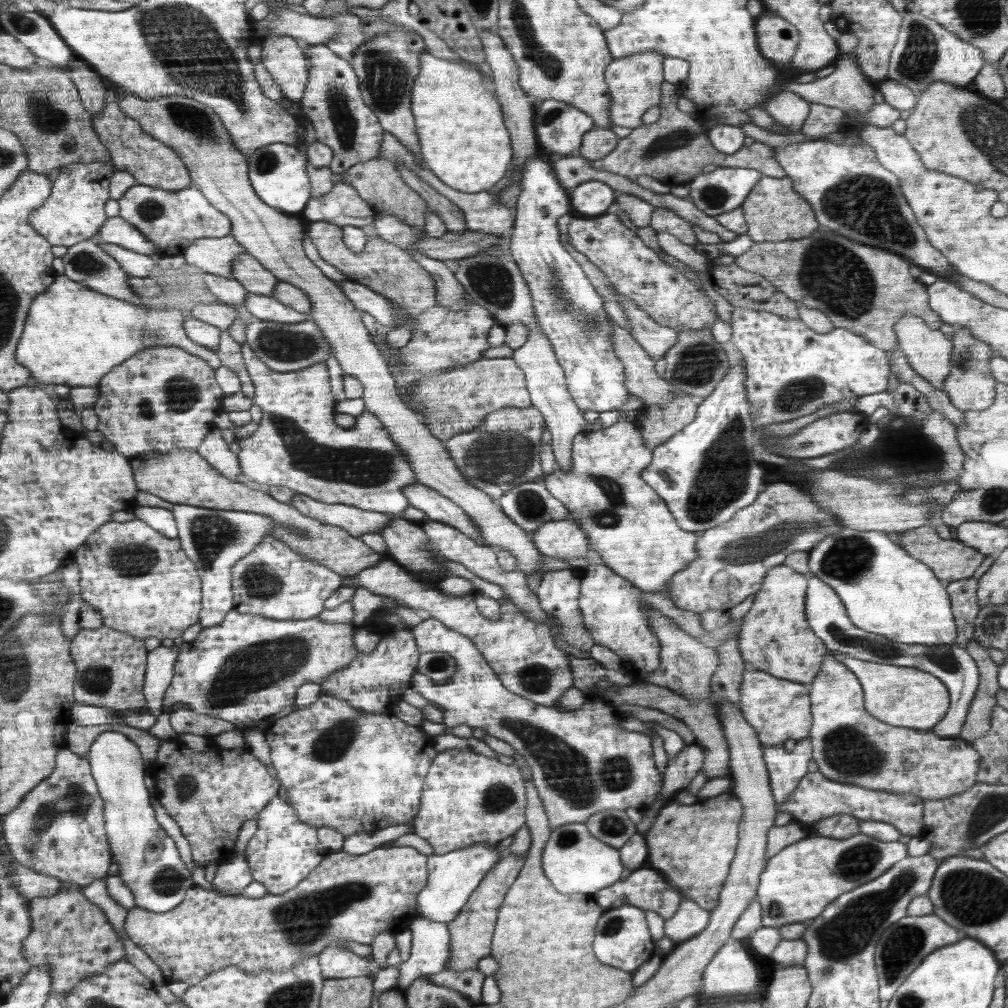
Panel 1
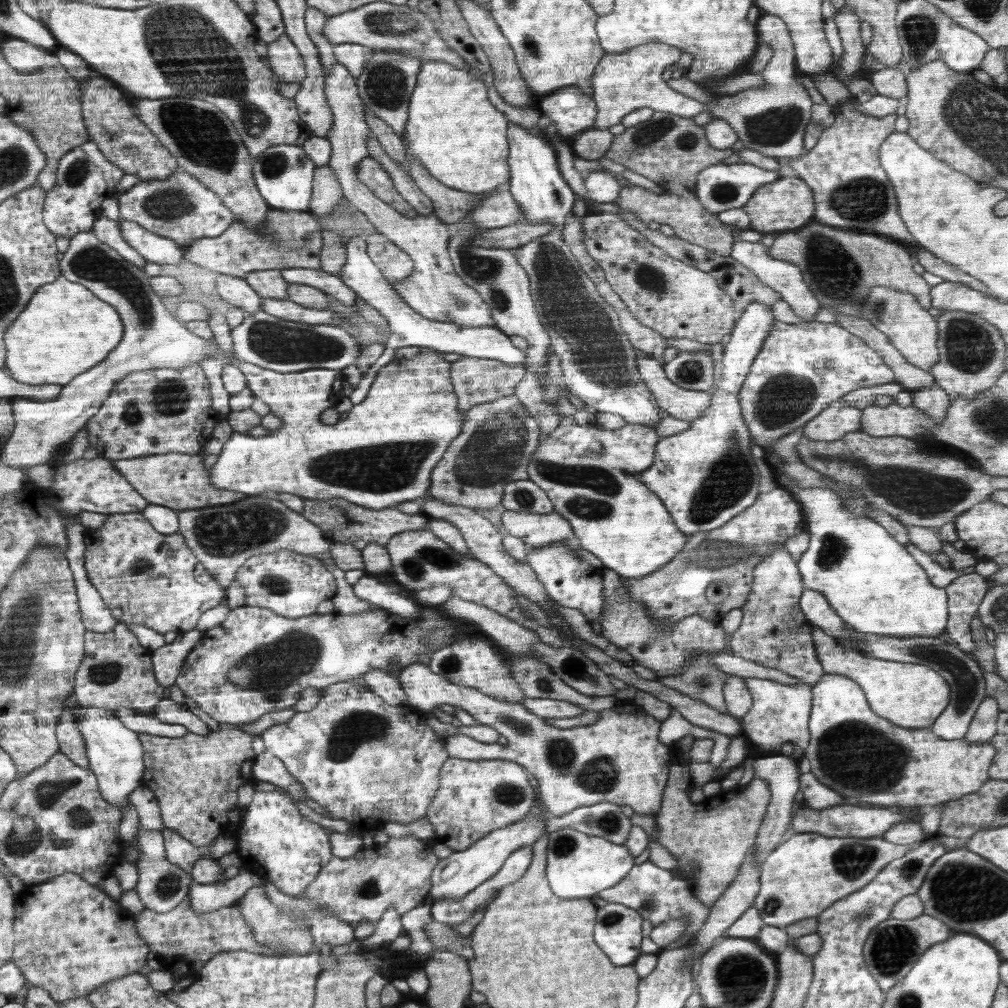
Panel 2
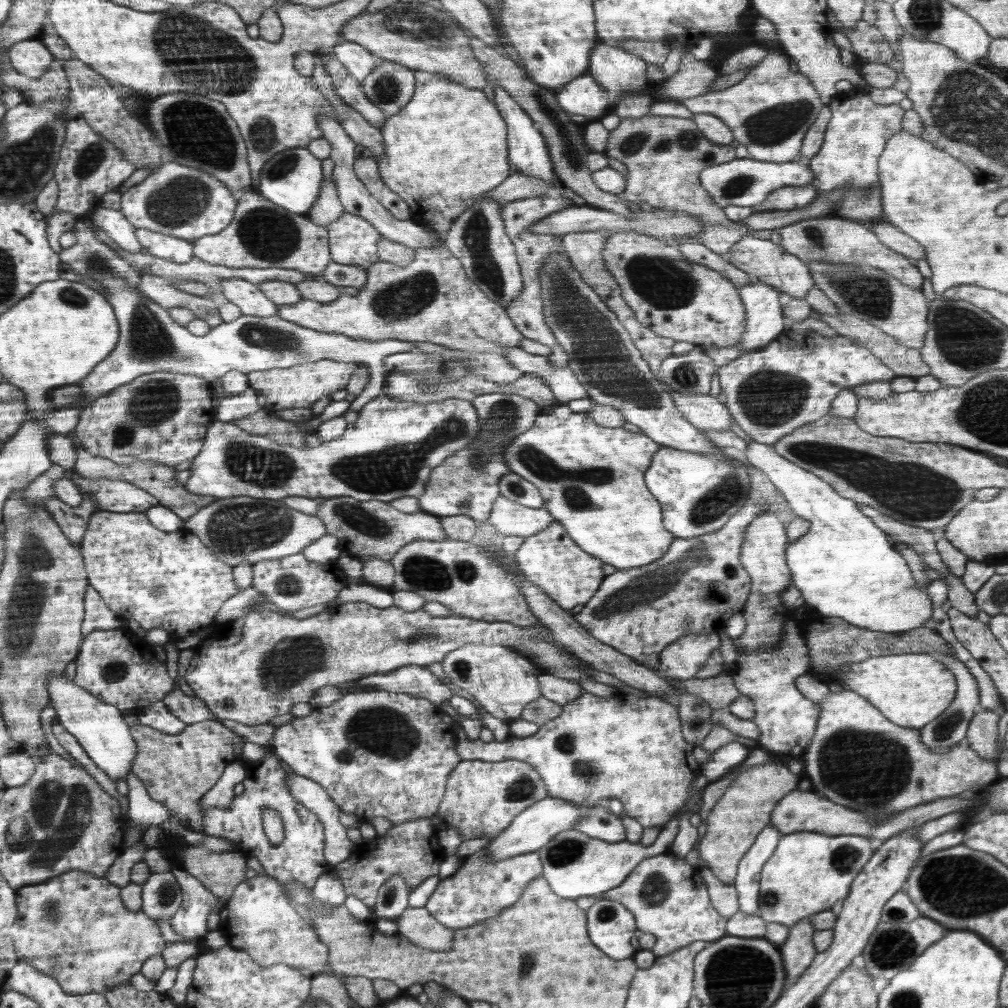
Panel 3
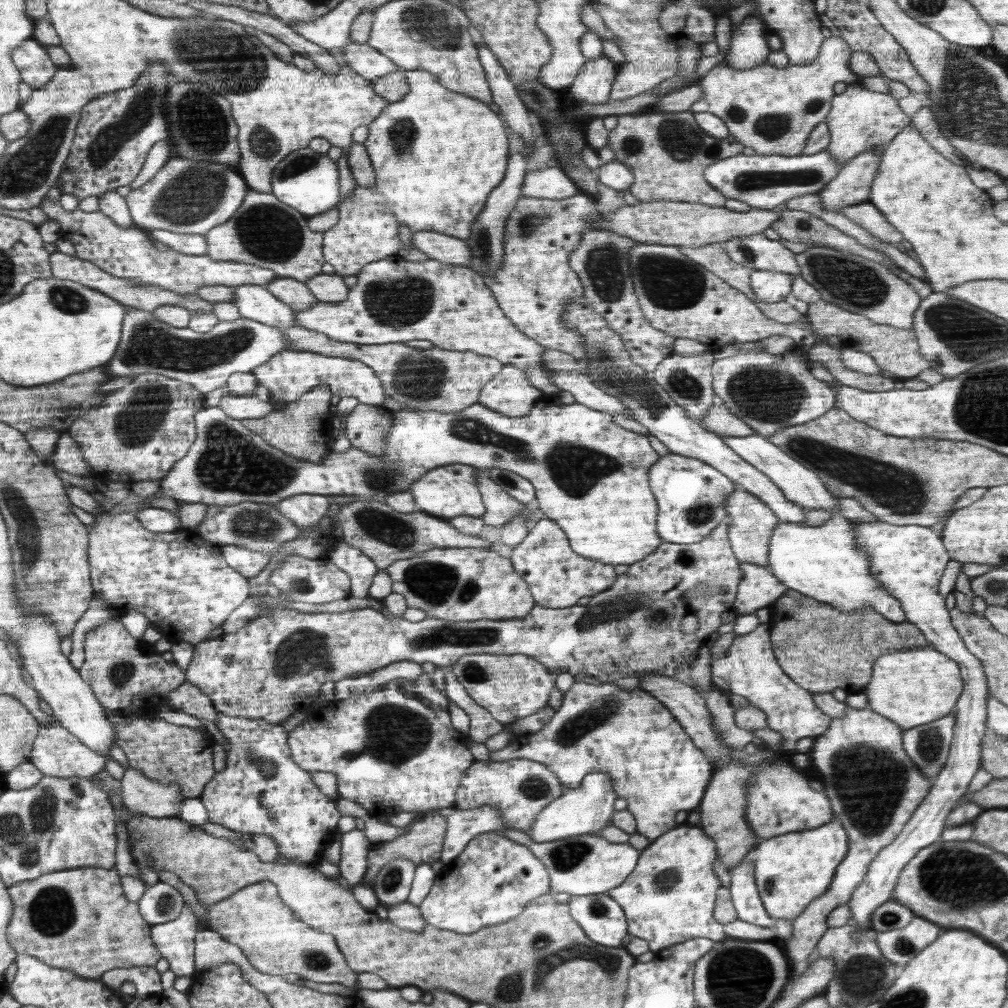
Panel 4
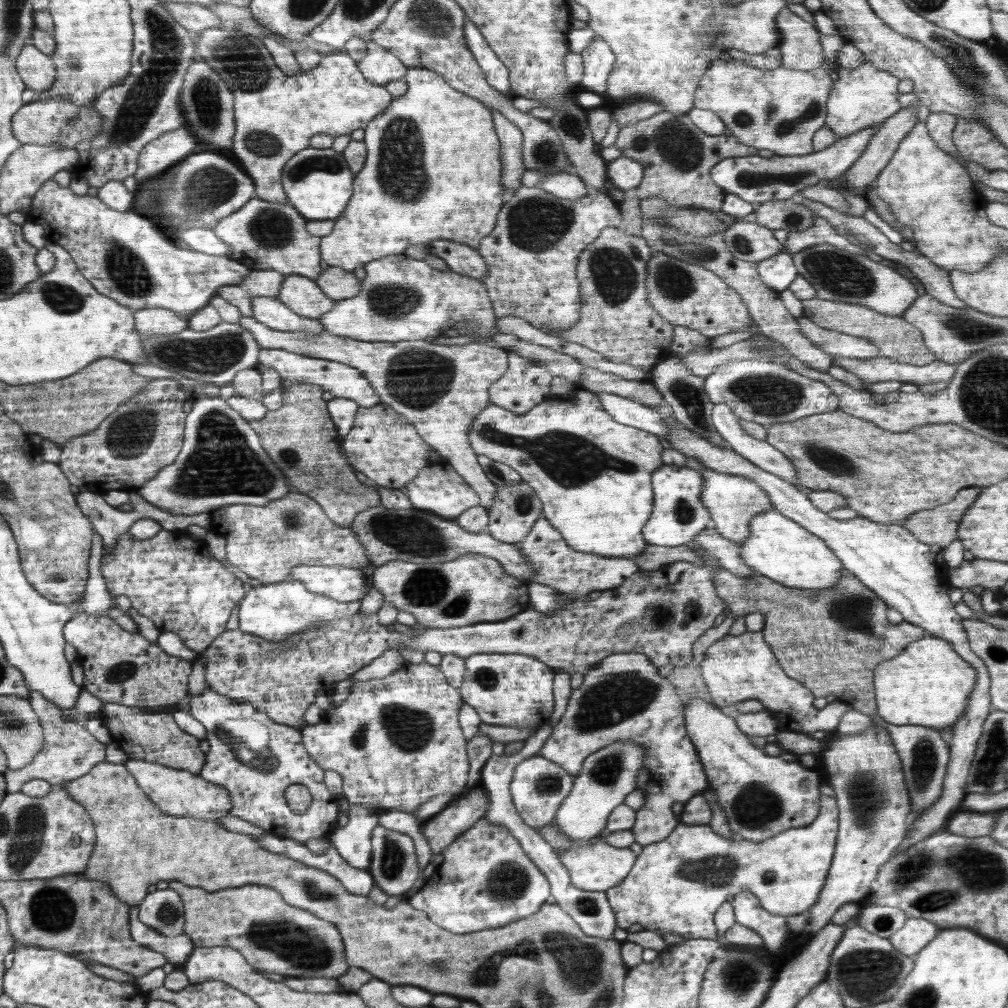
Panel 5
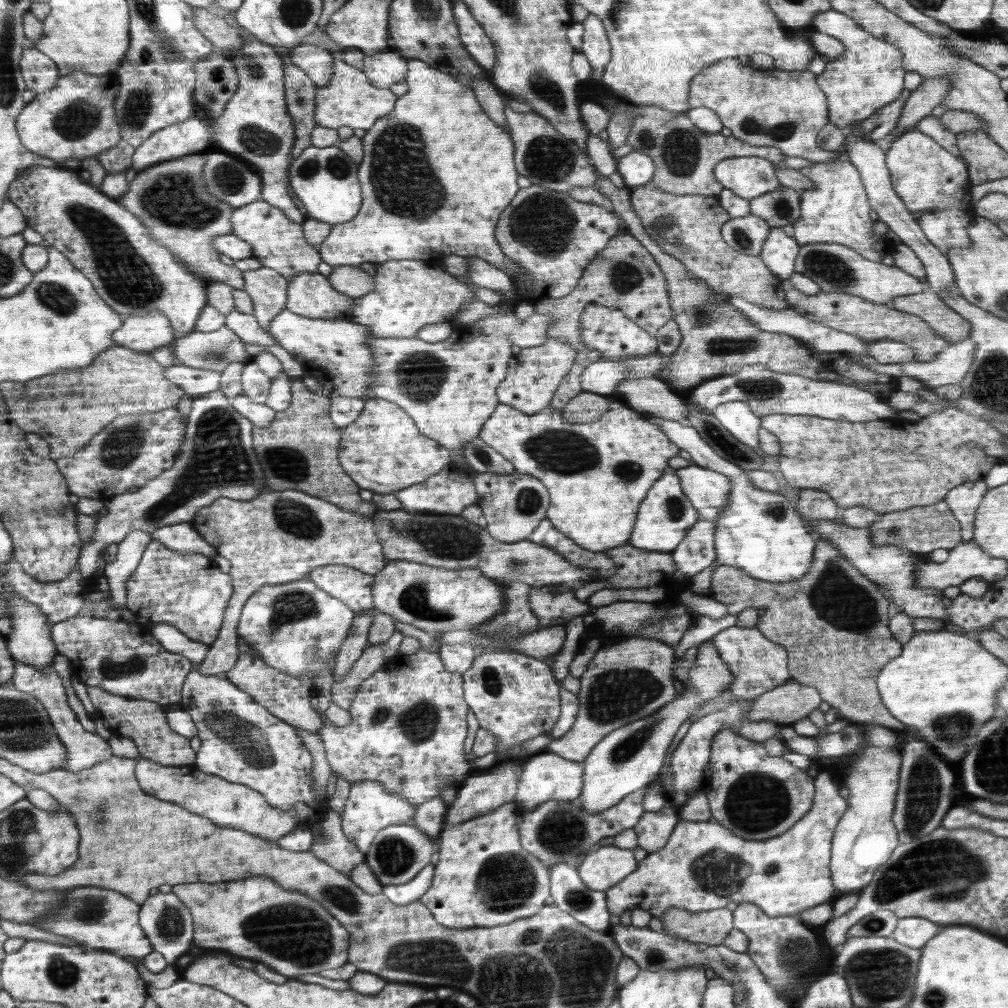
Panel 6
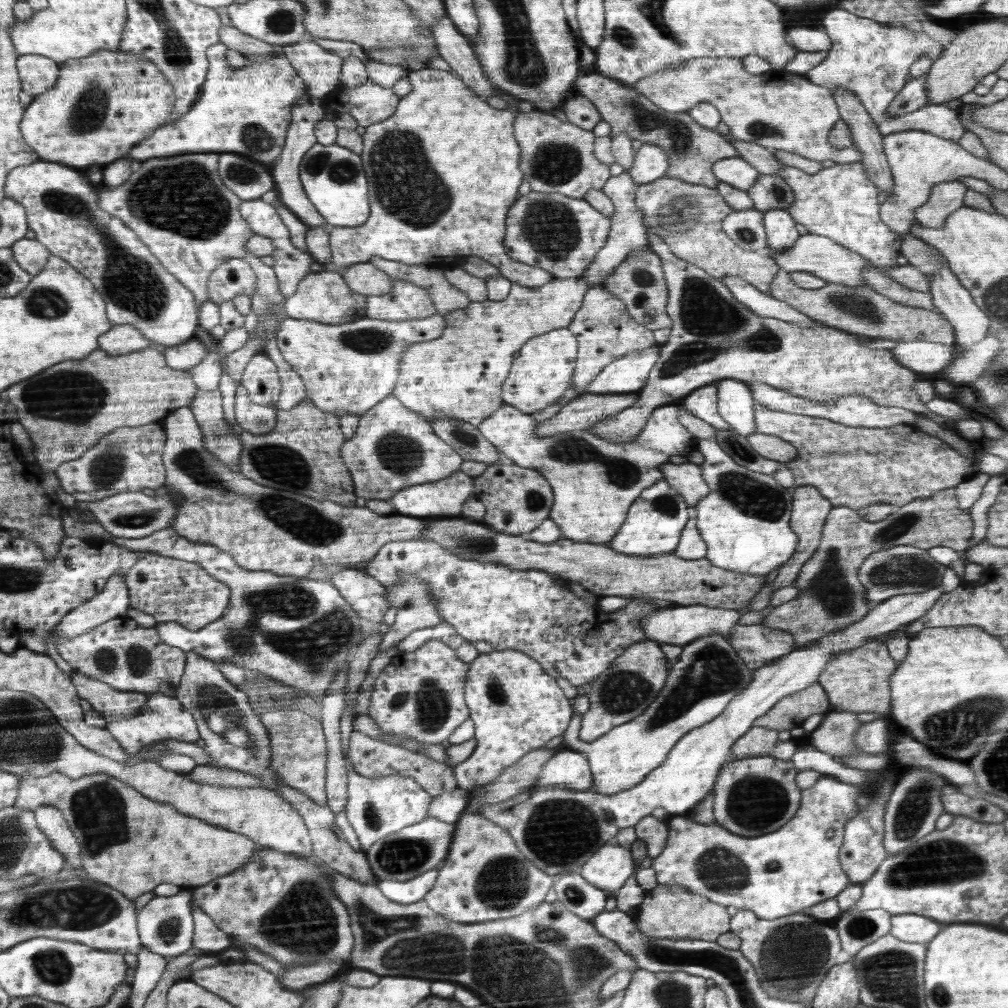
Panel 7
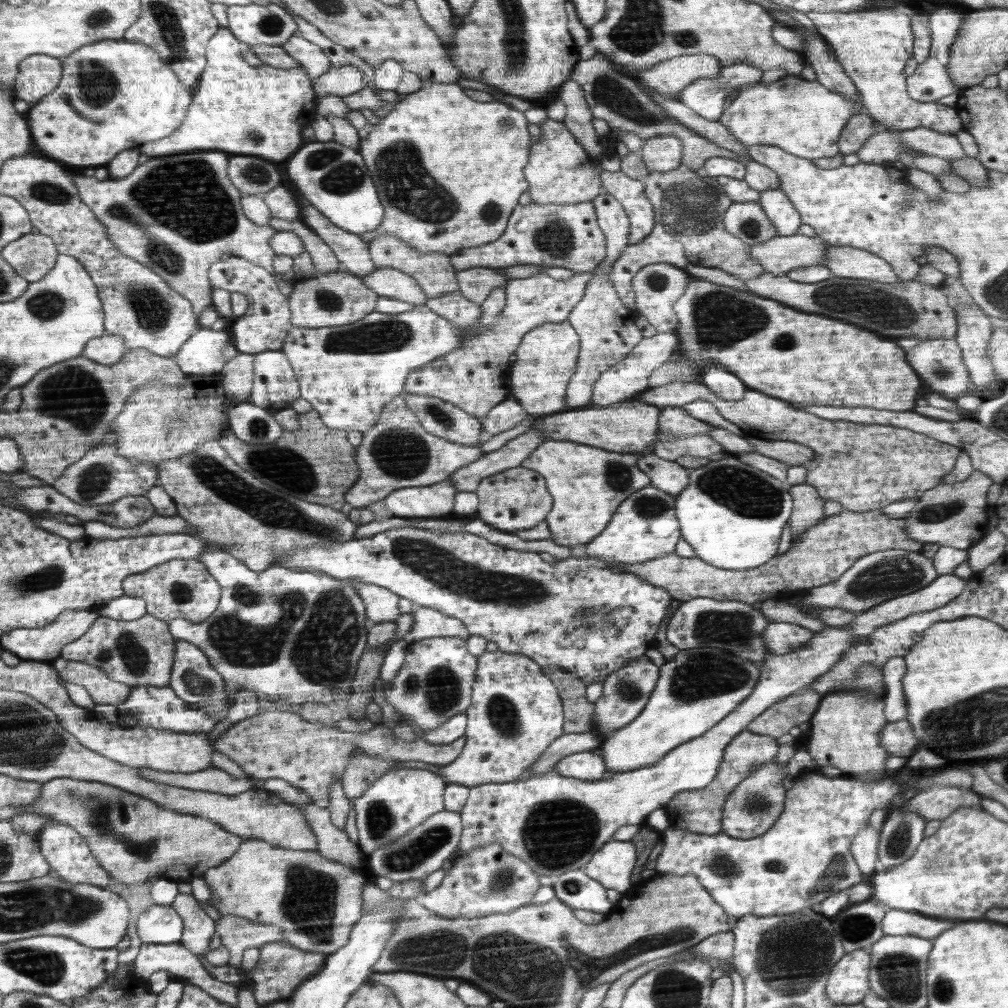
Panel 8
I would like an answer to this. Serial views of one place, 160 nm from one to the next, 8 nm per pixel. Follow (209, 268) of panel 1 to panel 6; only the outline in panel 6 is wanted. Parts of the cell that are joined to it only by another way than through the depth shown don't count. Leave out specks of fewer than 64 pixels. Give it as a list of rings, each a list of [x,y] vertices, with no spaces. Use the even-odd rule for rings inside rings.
[[[259,199],[258,202],[250,204],[250,206],[242,206],[238,208],[238,214],[234,214],[234,226],[238,226],[238,230],[232,227],[232,234],[236,238],[242,238],[242,241],[248,242],[253,248],[253,256],[262,263],[262,267],[272,268],[276,273],[280,273],[284,279],[290,283],[292,279],[301,273],[318,273],[318,266],[322,263],[321,253],[318,247],[306,242],[303,225],[290,220],[285,212],[277,207],[271,206],[270,203]]]

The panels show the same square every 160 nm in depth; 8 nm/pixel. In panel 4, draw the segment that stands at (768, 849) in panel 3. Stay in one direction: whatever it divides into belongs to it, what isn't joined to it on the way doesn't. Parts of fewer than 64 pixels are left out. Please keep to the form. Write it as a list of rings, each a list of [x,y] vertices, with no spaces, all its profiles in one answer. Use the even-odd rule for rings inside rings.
[[[741,862],[731,875],[731,899],[737,918],[744,922],[773,928],[774,919],[766,912],[755,883],[753,862]]]

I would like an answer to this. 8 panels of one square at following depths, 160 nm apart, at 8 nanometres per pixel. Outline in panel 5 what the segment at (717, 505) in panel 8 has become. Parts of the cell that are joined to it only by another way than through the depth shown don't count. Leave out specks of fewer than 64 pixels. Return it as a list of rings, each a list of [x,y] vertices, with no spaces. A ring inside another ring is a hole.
[[[592,392],[602,403],[604,410],[619,423],[633,426],[646,432],[665,438],[671,430],[663,423],[656,409],[644,406],[639,402],[606,392]],[[774,506],[751,518],[750,534],[740,545],[739,555],[752,570],[780,586],[799,589],[831,589],[844,572],[840,559],[828,545],[797,522],[780,514]]]

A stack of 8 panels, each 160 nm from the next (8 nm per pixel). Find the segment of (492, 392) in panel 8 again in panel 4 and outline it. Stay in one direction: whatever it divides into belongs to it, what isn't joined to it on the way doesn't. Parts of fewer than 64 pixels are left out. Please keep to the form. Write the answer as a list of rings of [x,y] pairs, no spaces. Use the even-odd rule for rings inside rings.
[[[292,325],[286,329],[286,337],[294,351],[316,352],[326,356],[353,358],[366,363],[378,375],[386,398],[394,398],[406,410],[435,410],[436,412],[460,412],[479,402],[483,386],[500,371],[502,364],[495,358],[474,351],[444,350],[439,347],[418,350],[403,343],[362,345],[337,342],[324,334],[308,332],[307,328]],[[486,471],[478,473],[476,481],[478,481],[477,487],[482,502],[486,507],[485,513],[481,516],[485,525],[502,528],[510,519],[524,515],[529,520],[529,528],[531,529],[535,520],[541,516],[534,506],[522,504],[502,490],[489,478]]]

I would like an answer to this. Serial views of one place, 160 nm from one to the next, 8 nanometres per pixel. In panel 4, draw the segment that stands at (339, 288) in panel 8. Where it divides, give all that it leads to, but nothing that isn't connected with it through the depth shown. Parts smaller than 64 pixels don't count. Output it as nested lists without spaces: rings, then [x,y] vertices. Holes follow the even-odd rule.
[[[280,277],[266,286],[274,296],[281,299],[294,311],[302,312],[317,305],[317,298],[309,289],[306,282],[294,278]]]

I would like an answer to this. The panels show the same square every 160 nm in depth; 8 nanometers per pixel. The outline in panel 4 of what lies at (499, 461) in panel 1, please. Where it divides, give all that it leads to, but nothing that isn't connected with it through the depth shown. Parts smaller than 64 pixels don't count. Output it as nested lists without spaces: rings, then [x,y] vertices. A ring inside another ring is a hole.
[[[503,365],[501,371],[483,386],[478,403],[504,416],[518,418],[526,416],[541,396],[541,390],[530,382],[523,369]],[[458,463],[439,466],[420,476],[420,480],[416,480],[409,491],[414,497],[418,510],[433,514],[435,517],[445,520],[462,515],[481,517],[486,507],[477,487],[476,475],[483,471],[485,470],[476,466]]]

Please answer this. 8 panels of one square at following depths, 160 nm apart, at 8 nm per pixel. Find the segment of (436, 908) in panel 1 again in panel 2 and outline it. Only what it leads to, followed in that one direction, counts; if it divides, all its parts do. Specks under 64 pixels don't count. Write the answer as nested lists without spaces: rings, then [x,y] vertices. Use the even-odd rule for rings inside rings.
[[[529,813],[522,820],[510,824],[510,826],[489,832],[484,838],[477,840],[463,851],[456,851],[448,858],[439,859],[431,874],[429,892],[431,897],[434,901],[440,899],[458,900],[465,897],[465,894],[492,878],[502,868],[504,861],[510,854],[523,846],[532,846],[545,832],[547,832],[546,824],[540,818]]]

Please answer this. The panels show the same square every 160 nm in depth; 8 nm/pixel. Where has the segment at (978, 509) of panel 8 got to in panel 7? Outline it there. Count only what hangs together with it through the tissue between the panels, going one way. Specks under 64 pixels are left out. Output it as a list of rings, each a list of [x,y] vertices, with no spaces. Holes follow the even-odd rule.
[[[955,487],[938,491],[928,498],[914,499],[897,507],[880,522],[868,522],[847,506],[832,507],[826,517],[818,548],[802,565],[792,584],[800,590],[800,594],[790,602],[774,607],[762,624],[789,632],[794,637],[795,648],[804,650],[812,641],[841,631],[869,613],[872,604],[867,601],[856,573],[873,552],[900,545],[927,551],[934,546],[947,546],[960,552],[967,550],[972,533],[972,517],[960,508]]]

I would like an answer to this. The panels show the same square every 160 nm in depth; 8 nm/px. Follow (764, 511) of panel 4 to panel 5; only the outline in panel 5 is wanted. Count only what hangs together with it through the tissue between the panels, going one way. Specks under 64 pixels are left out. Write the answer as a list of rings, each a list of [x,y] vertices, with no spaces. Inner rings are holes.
[[[699,468],[699,470],[704,477],[704,485],[700,493],[701,503],[710,513],[710,518],[713,520],[712,527],[725,539],[741,545],[750,534],[749,522],[751,518],[772,507],[766,491],[748,478],[740,478],[740,476],[732,476],[732,474],[708,468]]]

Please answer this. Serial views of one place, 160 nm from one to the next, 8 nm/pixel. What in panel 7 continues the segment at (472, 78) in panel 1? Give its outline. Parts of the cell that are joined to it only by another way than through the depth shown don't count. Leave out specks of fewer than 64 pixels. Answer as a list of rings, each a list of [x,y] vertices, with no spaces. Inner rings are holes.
[[[432,67],[424,70],[412,70],[407,73],[412,90],[410,94],[401,97],[397,104],[395,113],[381,123],[366,127],[363,138],[363,151],[361,152],[362,162],[367,178],[369,179],[369,207],[370,218],[364,225],[356,227],[333,227],[329,234],[329,246],[331,250],[330,267],[341,271],[350,265],[369,262],[372,257],[384,258],[384,260],[402,262],[404,264],[422,264],[429,259],[439,256],[479,256],[488,264],[496,266],[500,275],[506,278],[511,284],[516,283],[525,287],[538,288],[546,282],[551,282],[554,276],[546,270],[529,266],[510,258],[504,249],[506,216],[512,204],[519,198],[518,186],[522,184],[523,172],[520,170],[519,162],[521,150],[513,133],[513,122],[516,113],[512,110],[498,110],[488,105],[484,98],[480,98],[473,90],[470,90],[454,72],[435,70]]]

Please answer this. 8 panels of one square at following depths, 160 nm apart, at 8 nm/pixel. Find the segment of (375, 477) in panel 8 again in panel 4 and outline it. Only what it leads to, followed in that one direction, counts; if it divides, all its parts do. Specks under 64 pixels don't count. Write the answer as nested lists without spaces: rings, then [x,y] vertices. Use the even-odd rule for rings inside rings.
[[[358,403],[355,409],[346,417],[342,434],[348,438],[351,446],[359,448],[370,454],[383,454],[385,452],[385,436],[393,424],[393,413],[383,406],[372,406]]]

